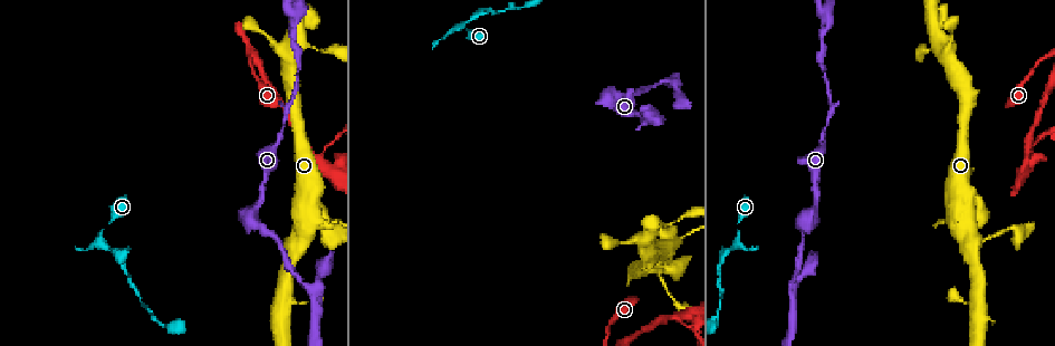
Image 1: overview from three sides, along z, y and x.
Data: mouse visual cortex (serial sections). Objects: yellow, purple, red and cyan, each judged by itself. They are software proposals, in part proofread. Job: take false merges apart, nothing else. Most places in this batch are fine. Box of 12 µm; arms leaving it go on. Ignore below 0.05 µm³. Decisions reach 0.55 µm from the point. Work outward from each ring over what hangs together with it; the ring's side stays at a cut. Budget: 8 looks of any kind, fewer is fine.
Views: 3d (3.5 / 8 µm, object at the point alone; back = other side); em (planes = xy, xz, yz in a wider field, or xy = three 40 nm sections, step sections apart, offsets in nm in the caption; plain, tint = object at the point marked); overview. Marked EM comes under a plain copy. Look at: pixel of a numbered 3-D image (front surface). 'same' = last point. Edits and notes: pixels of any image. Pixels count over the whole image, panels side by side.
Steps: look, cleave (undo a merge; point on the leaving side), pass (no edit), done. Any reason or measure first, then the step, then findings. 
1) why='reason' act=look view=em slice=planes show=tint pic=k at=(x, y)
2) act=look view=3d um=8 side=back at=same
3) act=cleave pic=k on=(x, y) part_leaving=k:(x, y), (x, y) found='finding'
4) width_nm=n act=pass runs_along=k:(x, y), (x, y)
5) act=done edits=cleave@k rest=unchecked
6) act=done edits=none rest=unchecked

why='thin neck' act=look view=3d um=3.5 pic=1 at=(110, 248)

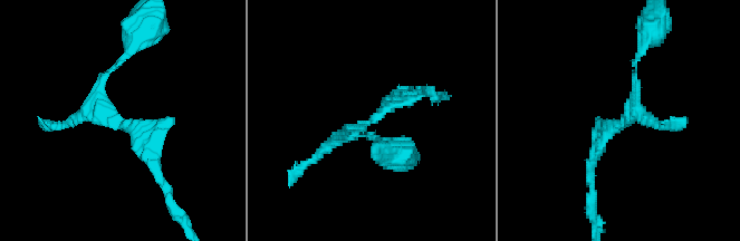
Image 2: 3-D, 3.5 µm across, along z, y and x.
act=pass found='one cell here'

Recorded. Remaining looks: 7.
why='sharp bend' act=look view=3d um=3.5 pic=1 at=(610, 100)

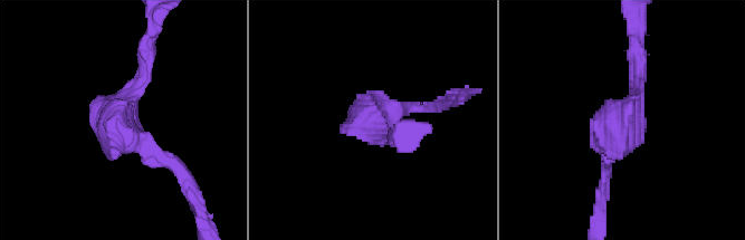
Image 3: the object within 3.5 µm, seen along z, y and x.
act=look view=em slice=xy step=2 show=tint pic=3 at=(371, 126)

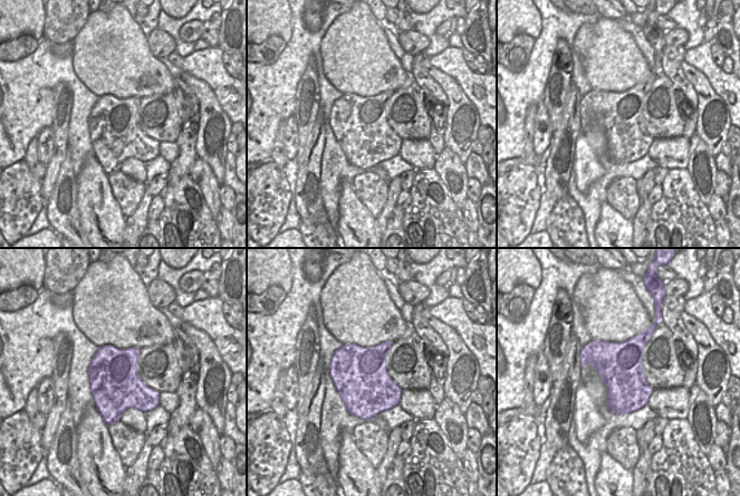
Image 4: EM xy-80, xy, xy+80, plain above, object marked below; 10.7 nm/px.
act=pass runs_along=3:(637, 48), (637, 99), (605, 161) found='all the same cell'

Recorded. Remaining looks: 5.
why='thin neck' act=look view=3d um=3.5 pic=1 at=(951, 32)

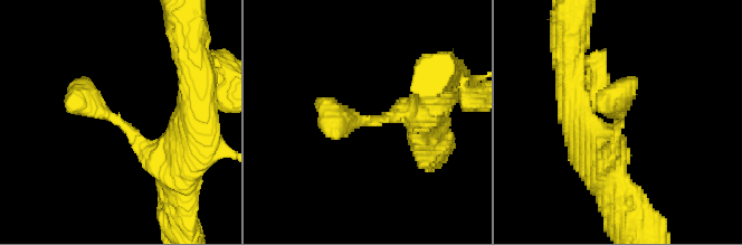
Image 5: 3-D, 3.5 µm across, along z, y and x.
act=look view=em slice=xy step=2 show=tint pic=5 at=(369, 118)

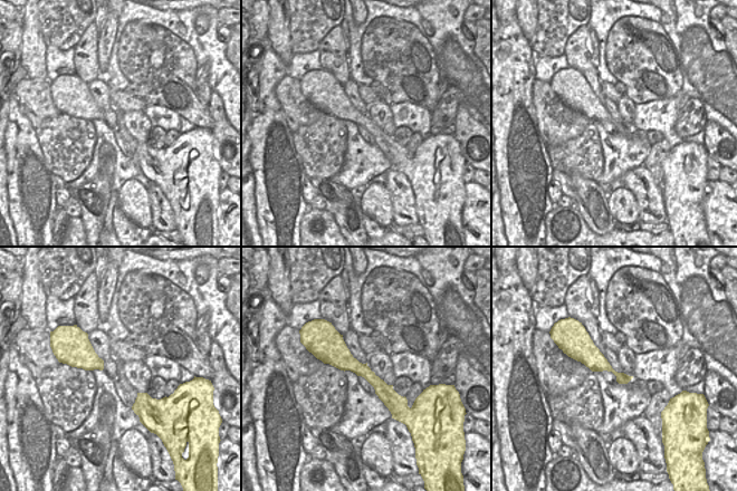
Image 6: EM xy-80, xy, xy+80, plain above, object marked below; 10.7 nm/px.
act=pass runs_along=5:(188, 165), (102, 113), (82, 78) found='continuous, no second cell'

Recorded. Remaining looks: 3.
why='three-way junction' act=look view=em slice=xy step=1 show=tint pic=1 at=(1027, 160)

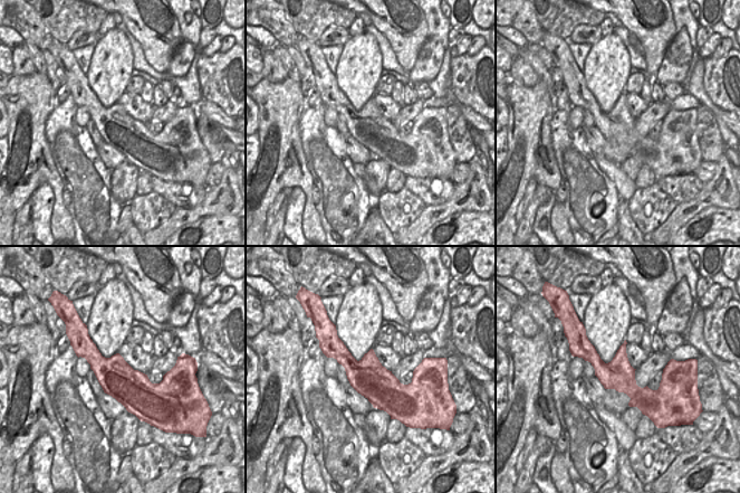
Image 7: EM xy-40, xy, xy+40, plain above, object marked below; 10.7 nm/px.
act=look view=3d um=3.5 at=same

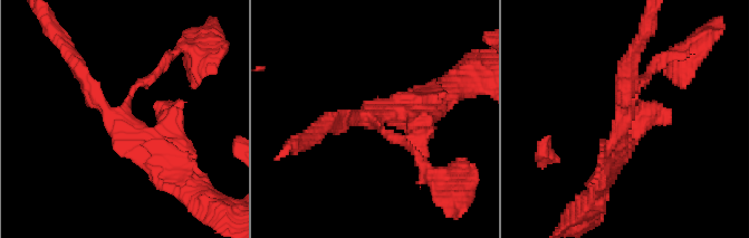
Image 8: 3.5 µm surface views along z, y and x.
width_nm=400 act=pass runs_along=7:(576, 353), (636, 394), (656, 394), (669, 378) found='continuous, no second cell'

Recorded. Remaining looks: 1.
act=done edits=none rest=unchecked

